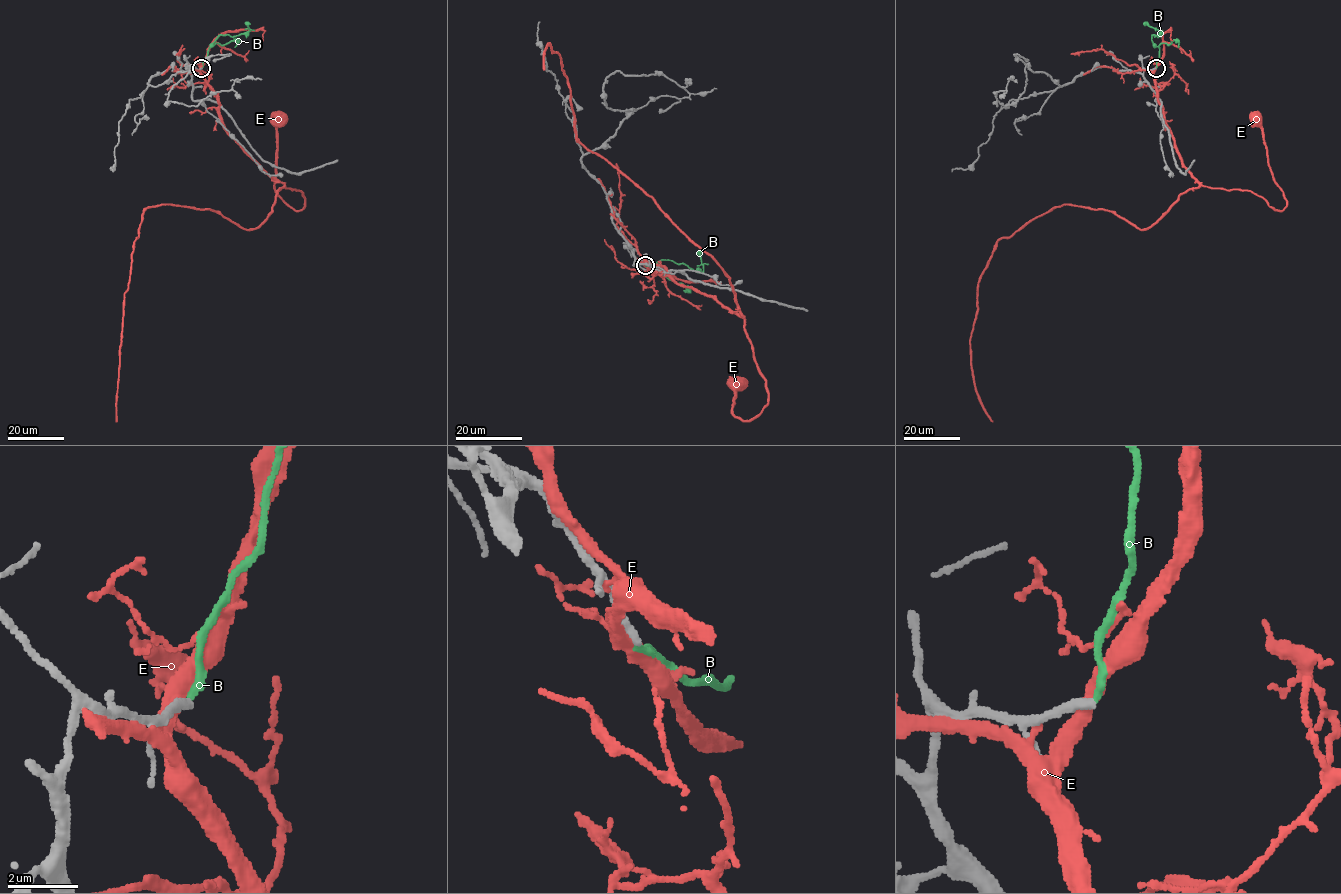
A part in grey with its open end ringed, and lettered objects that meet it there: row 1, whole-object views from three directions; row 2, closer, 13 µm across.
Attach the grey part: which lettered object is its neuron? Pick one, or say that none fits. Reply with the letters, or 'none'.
none

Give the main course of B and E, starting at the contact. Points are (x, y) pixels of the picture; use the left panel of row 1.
B: (202, 68), (208, 49), (220, 35), (246, 33), (250, 30), (248, 22)
E: (201, 68), (223, 127), (267, 173), (302, 193), (301, 210), (288, 205), (275, 189), (278, 117)

